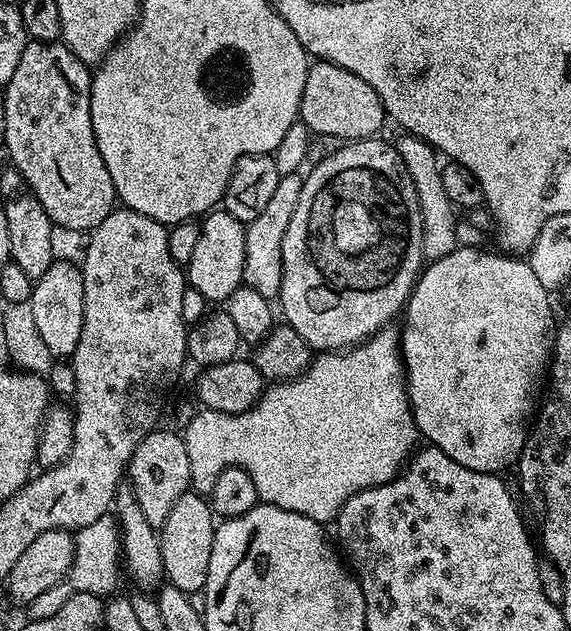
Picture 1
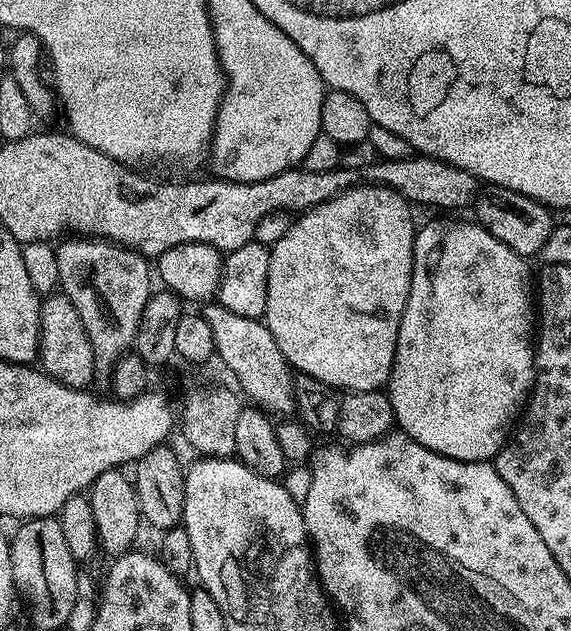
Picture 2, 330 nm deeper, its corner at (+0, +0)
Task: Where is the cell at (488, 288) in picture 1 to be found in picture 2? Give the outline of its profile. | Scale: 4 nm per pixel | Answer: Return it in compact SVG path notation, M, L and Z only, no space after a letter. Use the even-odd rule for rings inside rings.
M428 224L416 233L416 249L412 255L412 281L406 310L398 326L396 353L392 363L392 373L386 385L386 395L392 407L395 427L405 432L414 442L434 450L446 458L474 462L491 461L508 443L522 416L522 409L535 385L538 369L536 367L536 342L538 339L538 312L534 307L534 276L528 273L529 261L518 255L510 246L498 242L481 224Z

